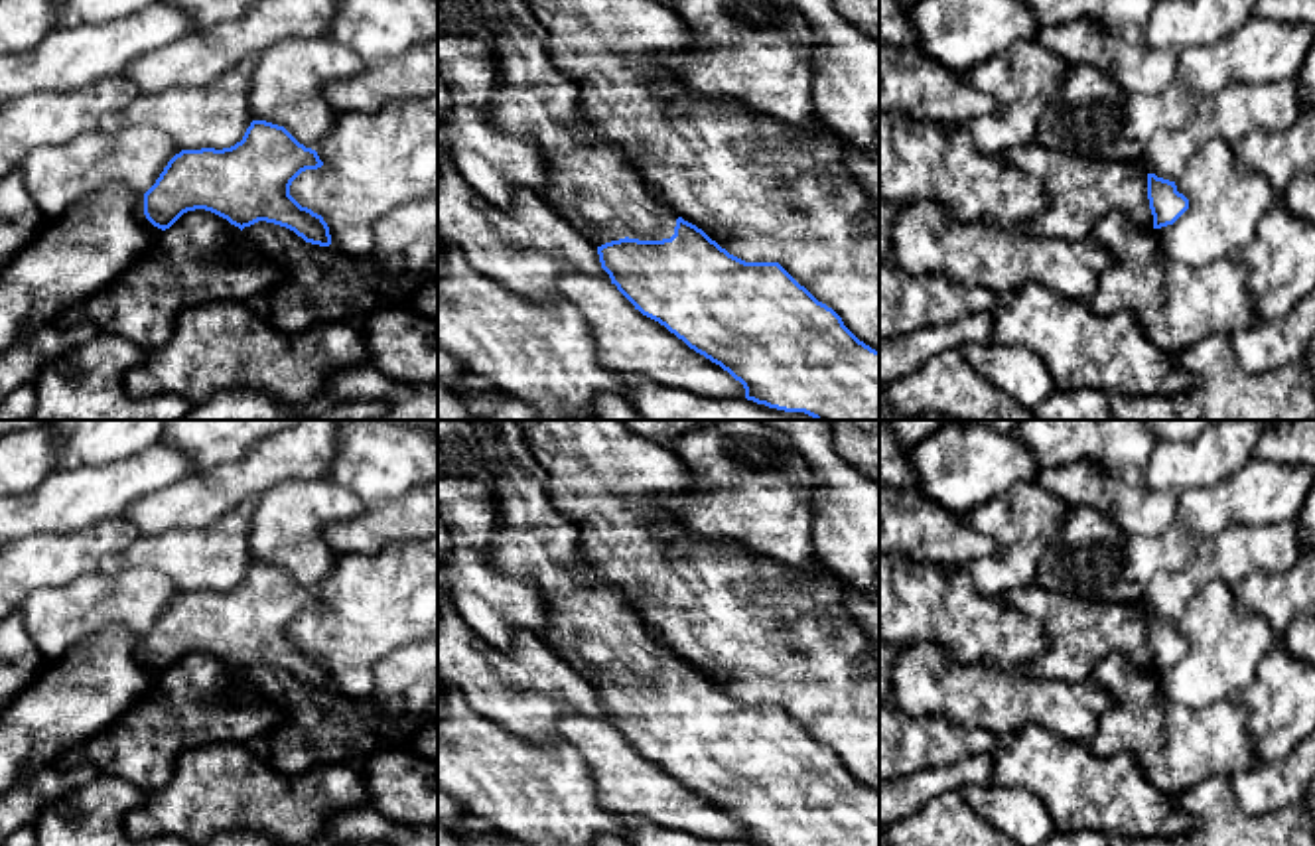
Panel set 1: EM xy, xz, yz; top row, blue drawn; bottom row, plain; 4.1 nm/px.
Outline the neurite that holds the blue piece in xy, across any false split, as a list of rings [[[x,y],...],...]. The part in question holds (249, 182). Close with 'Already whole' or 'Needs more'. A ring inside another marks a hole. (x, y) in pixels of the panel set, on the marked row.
[[[252,120],[231,148],[175,154],[144,193],[144,215],[166,231],[183,213],[205,209],[241,231],[266,221],[294,231],[306,243],[329,247],[323,217],[290,195],[302,172],[321,166],[317,152],[300,144],[284,126]]]. Already whole

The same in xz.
[[[682,217],[676,219],[670,239],[625,237],[597,247],[597,254],[611,284],[635,310],[727,371],[743,385],[747,400],[785,412],[804,412],[814,420],[879,420],[879,351],[860,341],[832,308],[818,302],[779,262],[745,262]]]. Already whole

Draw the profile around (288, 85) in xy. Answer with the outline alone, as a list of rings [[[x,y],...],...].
[[[331,37],[284,39],[258,55],[248,91],[252,120],[284,126],[315,150],[337,114],[325,99],[331,81],[355,77],[367,63]]]

